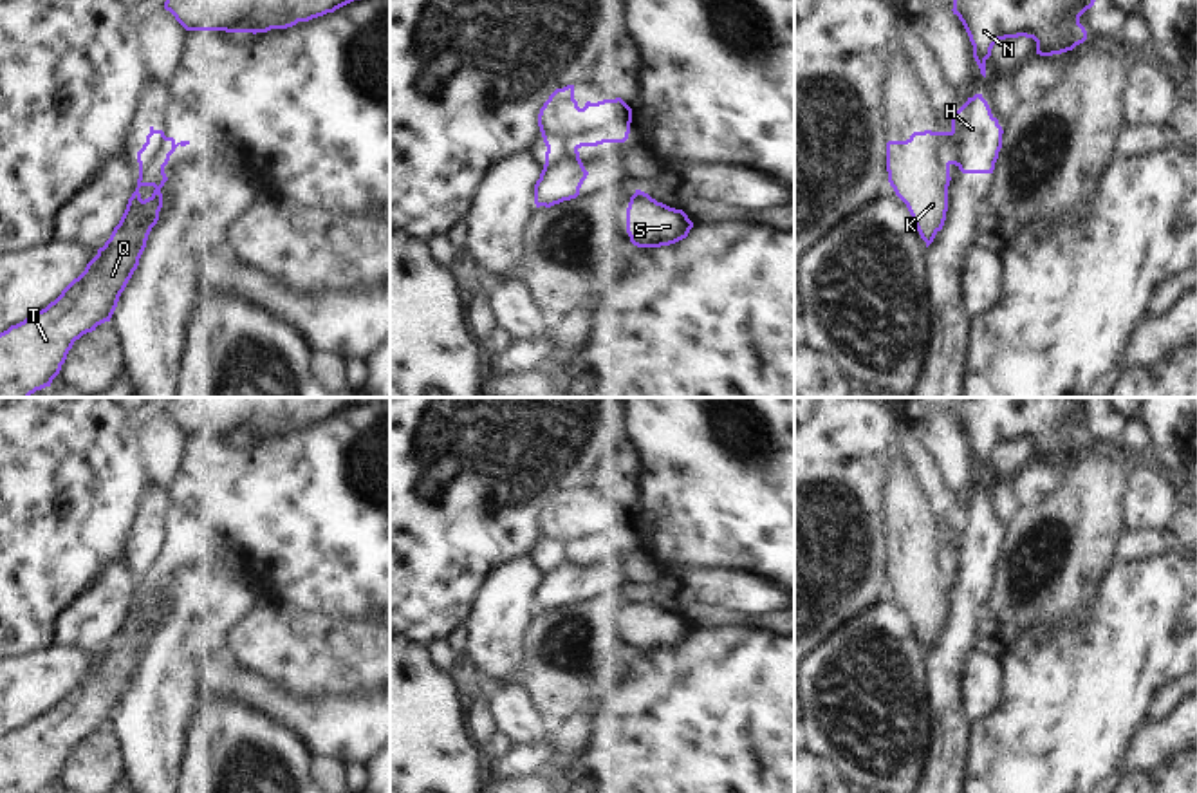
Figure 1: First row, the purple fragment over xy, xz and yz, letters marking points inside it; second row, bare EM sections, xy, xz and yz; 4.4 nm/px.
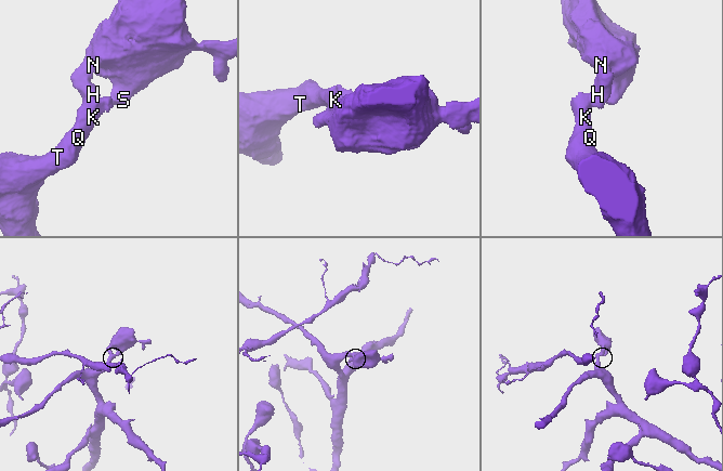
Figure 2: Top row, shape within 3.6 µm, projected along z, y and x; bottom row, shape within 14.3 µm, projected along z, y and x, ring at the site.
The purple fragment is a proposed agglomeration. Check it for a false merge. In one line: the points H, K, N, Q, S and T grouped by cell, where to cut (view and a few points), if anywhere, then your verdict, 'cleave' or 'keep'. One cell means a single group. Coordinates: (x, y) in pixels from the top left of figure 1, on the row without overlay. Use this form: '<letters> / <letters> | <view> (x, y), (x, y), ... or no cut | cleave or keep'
H N S / K Q T | yz (948, 537), (948, 564), (952, 568) | cleave

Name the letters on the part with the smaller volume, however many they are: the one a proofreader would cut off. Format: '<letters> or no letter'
H, N, S.

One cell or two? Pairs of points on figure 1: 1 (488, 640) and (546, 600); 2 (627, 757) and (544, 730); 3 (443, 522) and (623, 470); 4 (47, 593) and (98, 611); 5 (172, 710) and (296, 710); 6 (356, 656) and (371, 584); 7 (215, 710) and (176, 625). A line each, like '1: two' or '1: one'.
1: two
2: two
3: two
4: two
5: two
6: two
7: two

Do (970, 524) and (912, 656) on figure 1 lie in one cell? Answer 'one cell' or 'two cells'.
two cells

